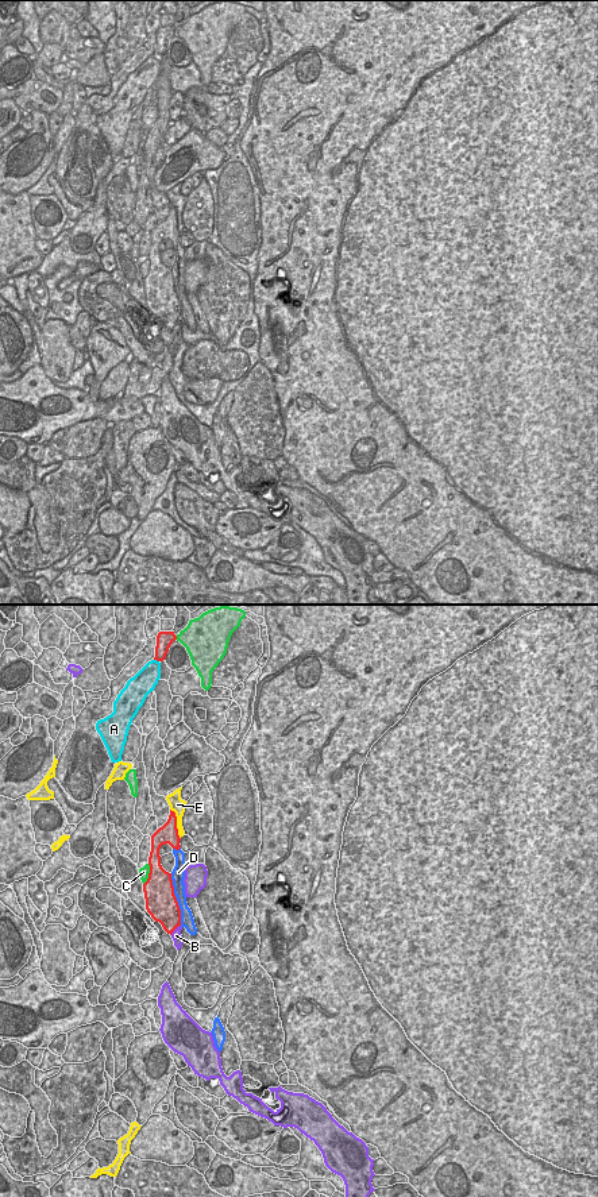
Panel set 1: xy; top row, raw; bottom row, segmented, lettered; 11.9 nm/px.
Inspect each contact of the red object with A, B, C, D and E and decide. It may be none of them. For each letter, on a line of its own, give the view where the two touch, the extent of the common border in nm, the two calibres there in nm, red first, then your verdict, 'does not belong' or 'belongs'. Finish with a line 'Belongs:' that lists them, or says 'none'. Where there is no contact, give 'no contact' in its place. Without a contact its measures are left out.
A: xy | 70 nm | 190/260 nm | does not belong
B: xy | 170 nm | 320/120 nm | does not belong
C: xy | 260 nm | 360/130 nm | does not belong
D: xy | 650 nm | 380/140 nm | belongs
E: xy | 380 nm | 220/180 nm | does not belong
Belongs: D

